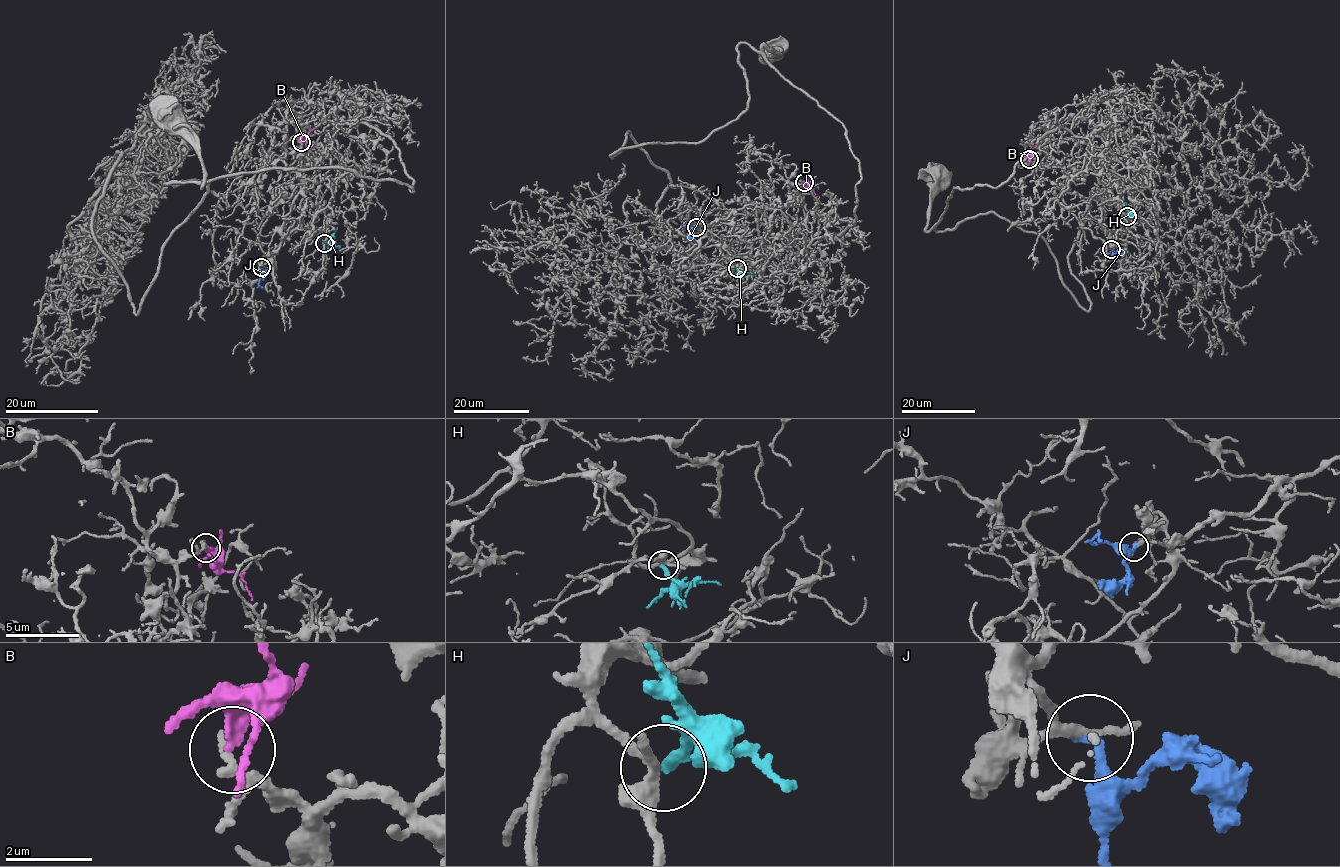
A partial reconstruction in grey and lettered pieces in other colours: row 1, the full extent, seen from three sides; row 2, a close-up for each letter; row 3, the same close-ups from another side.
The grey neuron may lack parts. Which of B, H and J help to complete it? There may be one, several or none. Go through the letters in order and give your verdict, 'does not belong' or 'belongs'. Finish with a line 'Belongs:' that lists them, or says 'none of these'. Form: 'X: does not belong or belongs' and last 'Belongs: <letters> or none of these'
B: does not belong
H: does not belong
J: does not belong
Belongs: none of these

